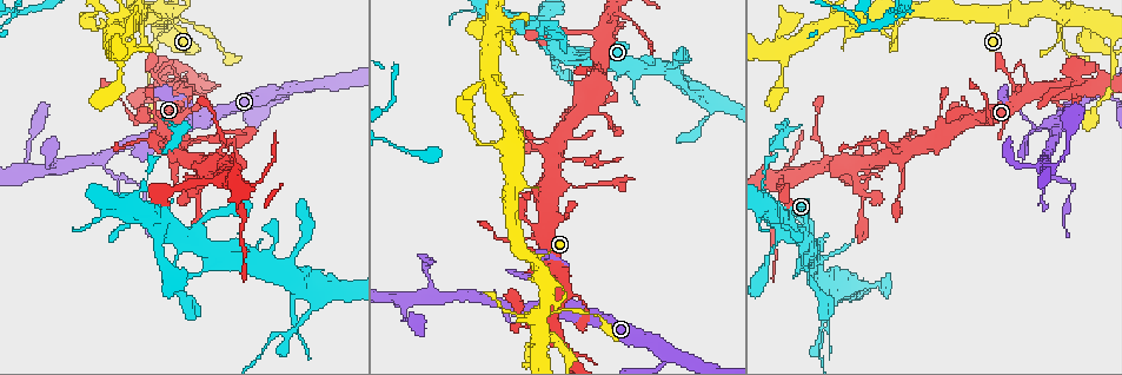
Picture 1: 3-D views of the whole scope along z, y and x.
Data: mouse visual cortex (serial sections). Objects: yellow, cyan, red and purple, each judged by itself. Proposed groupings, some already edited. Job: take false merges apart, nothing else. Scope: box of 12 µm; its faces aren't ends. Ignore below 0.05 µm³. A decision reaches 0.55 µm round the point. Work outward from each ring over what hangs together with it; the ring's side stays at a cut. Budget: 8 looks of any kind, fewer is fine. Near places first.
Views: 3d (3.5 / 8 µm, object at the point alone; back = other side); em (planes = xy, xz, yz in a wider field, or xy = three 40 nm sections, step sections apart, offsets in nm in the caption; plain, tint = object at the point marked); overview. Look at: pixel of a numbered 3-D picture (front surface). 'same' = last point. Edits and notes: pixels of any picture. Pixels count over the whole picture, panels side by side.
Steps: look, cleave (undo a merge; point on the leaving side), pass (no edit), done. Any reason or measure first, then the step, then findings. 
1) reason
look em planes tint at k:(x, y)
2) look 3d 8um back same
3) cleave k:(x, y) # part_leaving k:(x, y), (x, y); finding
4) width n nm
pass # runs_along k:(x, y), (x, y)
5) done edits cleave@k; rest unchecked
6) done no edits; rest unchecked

three arms meet
look 3d 3.5um back at 1:(180, 19)

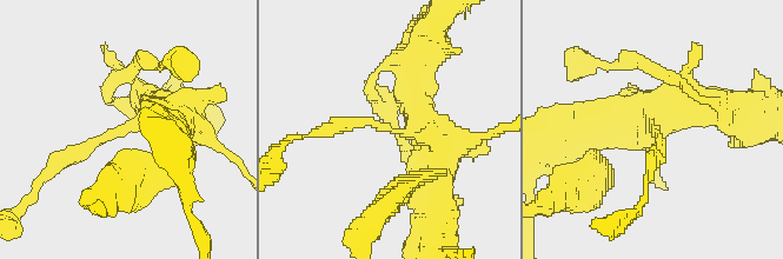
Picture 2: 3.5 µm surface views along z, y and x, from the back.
look em xy step 1 tint at 2:(127, 125)

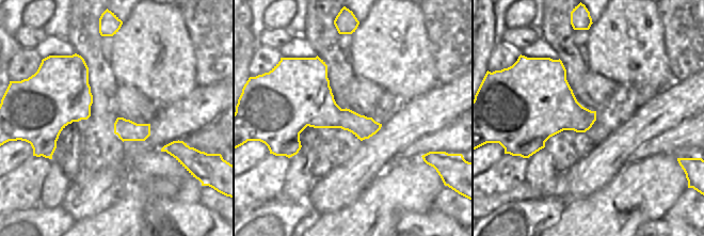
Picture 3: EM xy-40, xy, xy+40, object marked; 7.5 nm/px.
arms 3
pass # runs_along 2:(151, 107), (158, 111), (61, 165); all the same cell

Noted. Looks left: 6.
side arm on a straight run
look 3d 3.5um at 1:(475, 296)

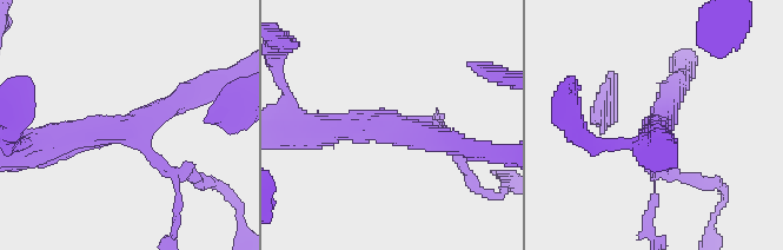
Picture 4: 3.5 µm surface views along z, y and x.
arms 3; arm_widths 150, 300, 350 nm; shape alone is not enough
look em xy step 3 tint at 4:(132, 126)

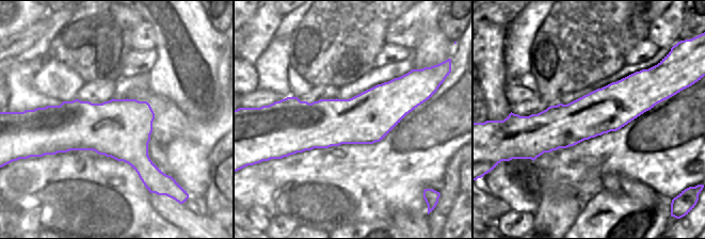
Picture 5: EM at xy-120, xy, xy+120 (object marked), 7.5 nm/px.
width 380 nm
pass # runs_along 5:(420, 98), (283, 111); one cell here

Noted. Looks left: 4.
looks like a crossing
look em xy step 1 tint at 1:(197, 235)

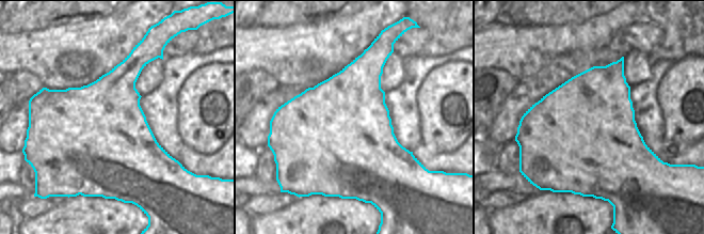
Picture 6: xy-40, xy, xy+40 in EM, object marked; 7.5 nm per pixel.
wider look
look 3d 3.5um same

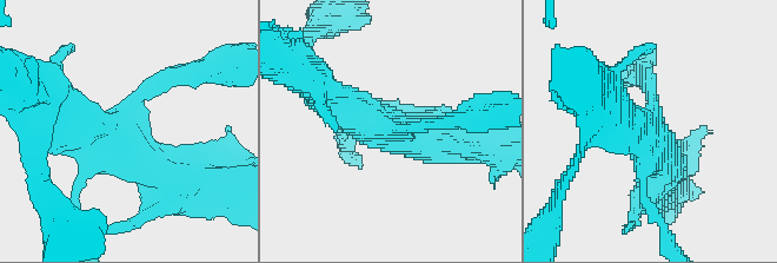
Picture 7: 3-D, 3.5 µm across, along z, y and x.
arm_widths 150, 200, 500, 500 nm
pass # runs_along 7:(646, 77), (658, 178); one cell here

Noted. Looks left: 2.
arms part here
look 3d 3.5um at 1:(861, 191)

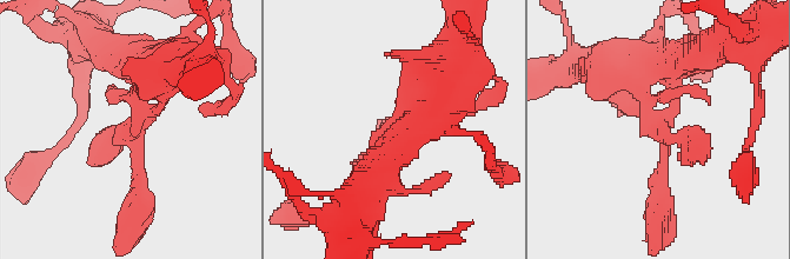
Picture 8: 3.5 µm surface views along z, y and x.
need the tissue
look em xy step 5 tint at 8:(660, 129)

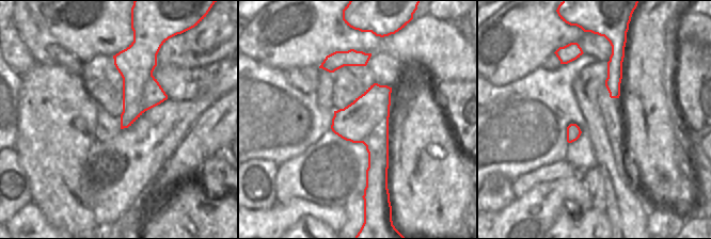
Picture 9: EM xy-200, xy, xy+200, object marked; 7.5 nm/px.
pass # all the same cell

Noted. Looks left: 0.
done no edits; rest unchecked

